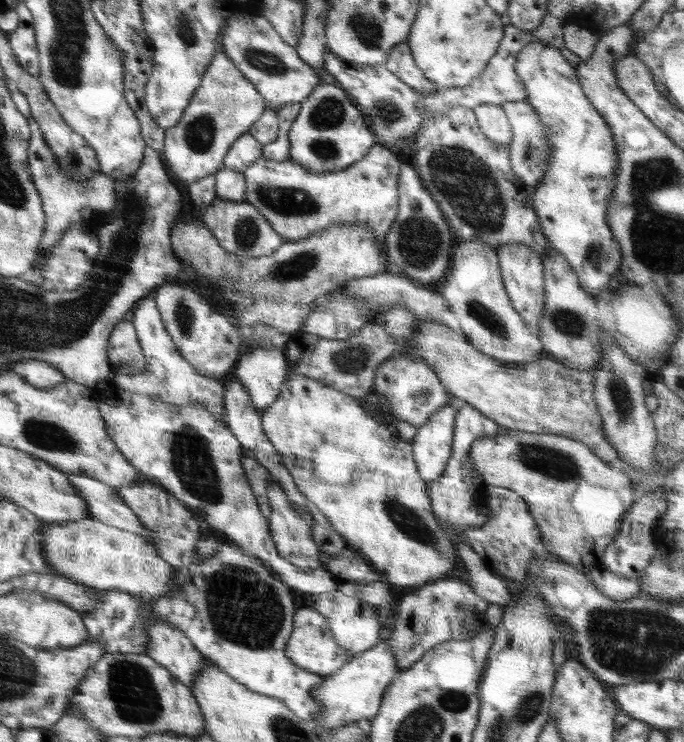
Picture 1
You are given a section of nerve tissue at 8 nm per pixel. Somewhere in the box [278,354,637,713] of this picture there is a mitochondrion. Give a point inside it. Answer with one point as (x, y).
(555, 463)

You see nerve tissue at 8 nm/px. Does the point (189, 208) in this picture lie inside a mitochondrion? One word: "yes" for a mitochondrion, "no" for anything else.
no

